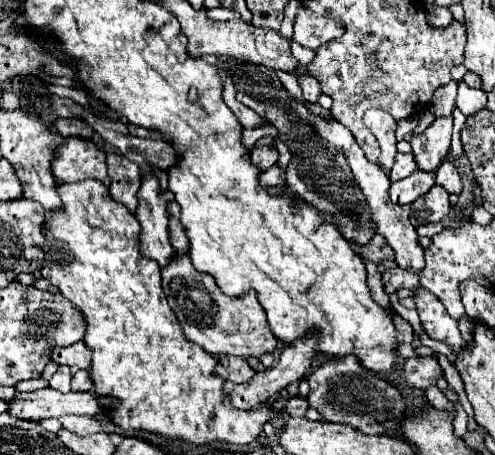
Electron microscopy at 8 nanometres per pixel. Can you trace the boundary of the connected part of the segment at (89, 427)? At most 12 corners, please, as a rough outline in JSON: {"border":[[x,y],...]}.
{"border":[[59,418],[63,428],[79,436],[99,434],[103,426],[93,418]]}

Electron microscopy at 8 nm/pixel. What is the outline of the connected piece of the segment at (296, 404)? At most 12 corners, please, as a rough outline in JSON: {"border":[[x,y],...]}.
{"border":[[301,396],[287,402],[289,416],[305,416],[309,402]]}

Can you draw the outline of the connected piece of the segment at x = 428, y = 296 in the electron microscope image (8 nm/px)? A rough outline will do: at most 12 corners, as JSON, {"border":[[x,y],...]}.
{"border":[[413,292],[429,338],[453,348],[467,344],[435,294]]}

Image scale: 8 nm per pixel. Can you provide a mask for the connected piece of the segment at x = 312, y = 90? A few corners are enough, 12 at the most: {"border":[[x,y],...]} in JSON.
{"border":[[297,74],[303,98],[315,104],[321,86],[311,74]]}

